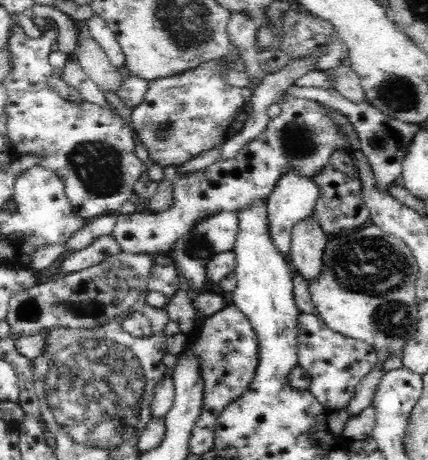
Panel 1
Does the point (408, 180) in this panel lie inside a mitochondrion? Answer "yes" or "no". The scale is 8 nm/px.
no

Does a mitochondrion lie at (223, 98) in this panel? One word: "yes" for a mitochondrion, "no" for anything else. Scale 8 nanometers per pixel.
no

